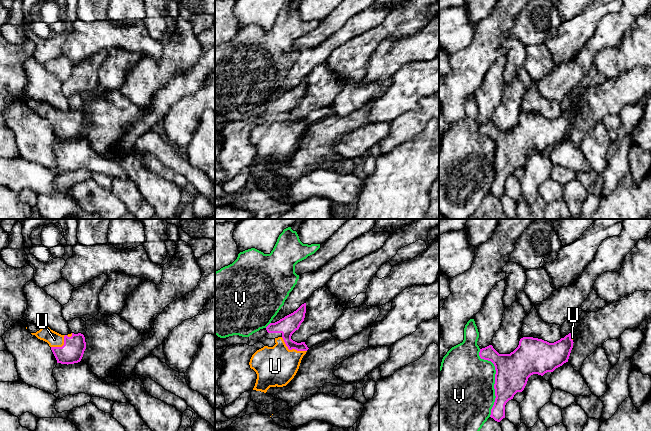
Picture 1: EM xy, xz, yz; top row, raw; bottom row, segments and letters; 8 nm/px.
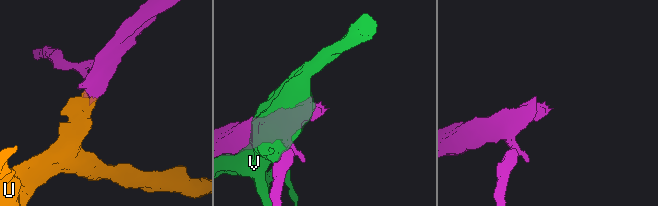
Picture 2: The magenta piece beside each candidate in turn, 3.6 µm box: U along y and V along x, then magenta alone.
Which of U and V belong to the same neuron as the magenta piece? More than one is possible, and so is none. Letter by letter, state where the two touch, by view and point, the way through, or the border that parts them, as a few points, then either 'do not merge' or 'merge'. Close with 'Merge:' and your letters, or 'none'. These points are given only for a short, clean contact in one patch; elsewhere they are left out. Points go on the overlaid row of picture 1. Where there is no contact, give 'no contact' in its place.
U: meets magenta in xy at (64, 342); runs through xy (72, 351), (64, 342), (57, 342), (54, 339); merge
V: meets magenta in yz at (495, 380); do not merge
Merge: U

